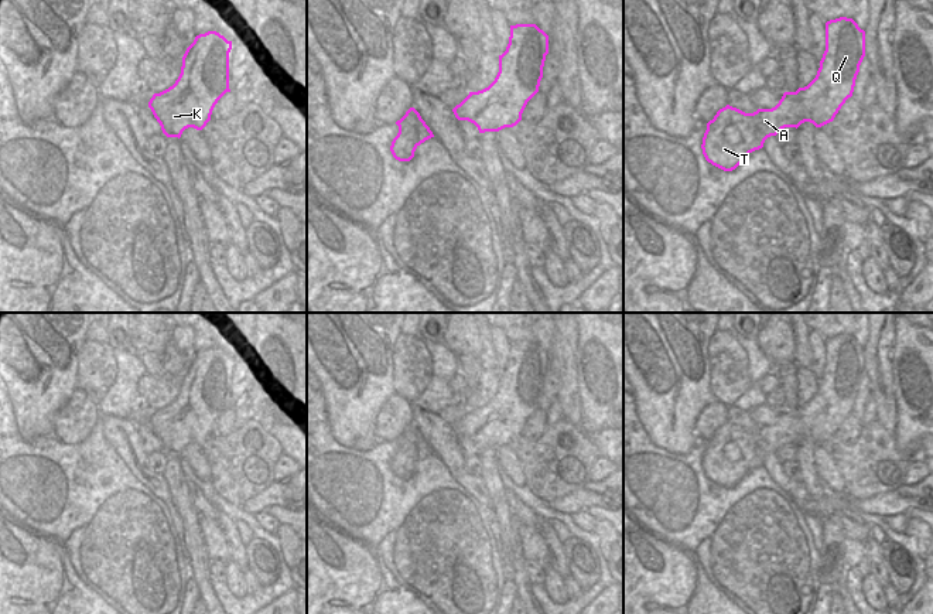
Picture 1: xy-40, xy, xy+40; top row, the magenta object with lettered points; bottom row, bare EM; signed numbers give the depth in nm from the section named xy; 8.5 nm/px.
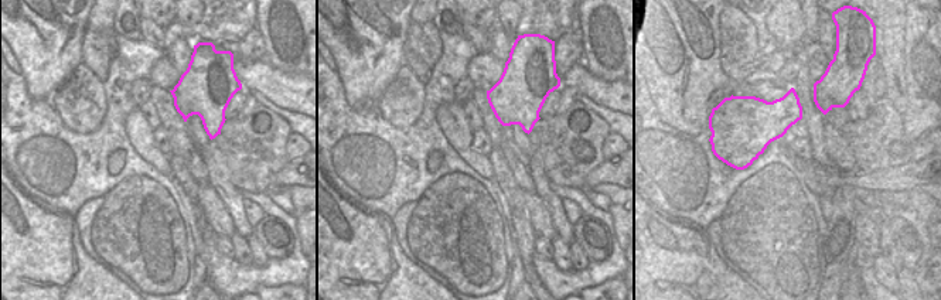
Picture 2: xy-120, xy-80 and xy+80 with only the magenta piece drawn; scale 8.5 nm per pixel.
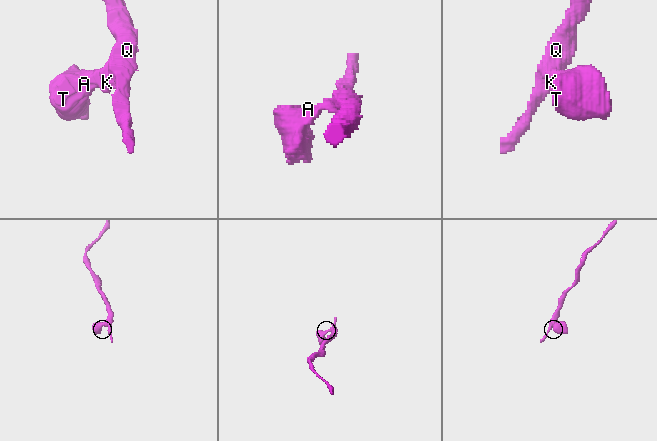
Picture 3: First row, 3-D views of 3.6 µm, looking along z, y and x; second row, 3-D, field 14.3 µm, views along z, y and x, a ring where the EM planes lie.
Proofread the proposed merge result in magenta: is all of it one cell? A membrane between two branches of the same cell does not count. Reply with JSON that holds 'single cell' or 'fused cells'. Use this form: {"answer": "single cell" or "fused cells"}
{"answer": "single cell"}

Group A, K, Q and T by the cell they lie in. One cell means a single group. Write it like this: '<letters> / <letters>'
A K Q T

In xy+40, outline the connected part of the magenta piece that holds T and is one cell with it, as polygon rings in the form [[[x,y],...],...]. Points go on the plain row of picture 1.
[[[852,335],[826,340],[826,368],[816,395],[796,409],[785,409],[772,426],[745,430],[727,422],[707,440],[703,471],[708,480],[735,487],[752,468],[763,464],[768,454],[785,444],[804,439],[821,444],[852,413],[859,382],[865,373],[865,348]]]

